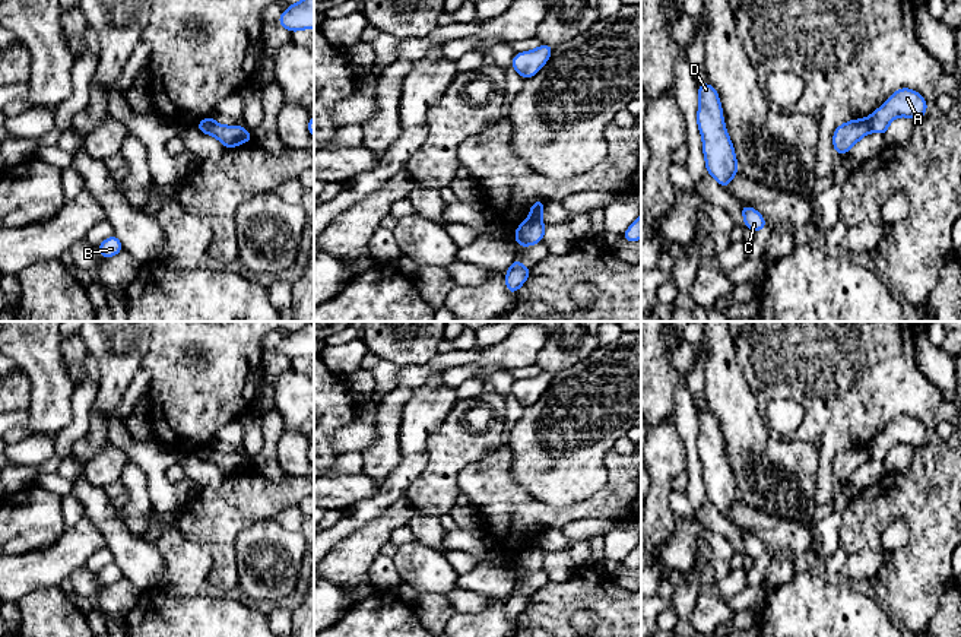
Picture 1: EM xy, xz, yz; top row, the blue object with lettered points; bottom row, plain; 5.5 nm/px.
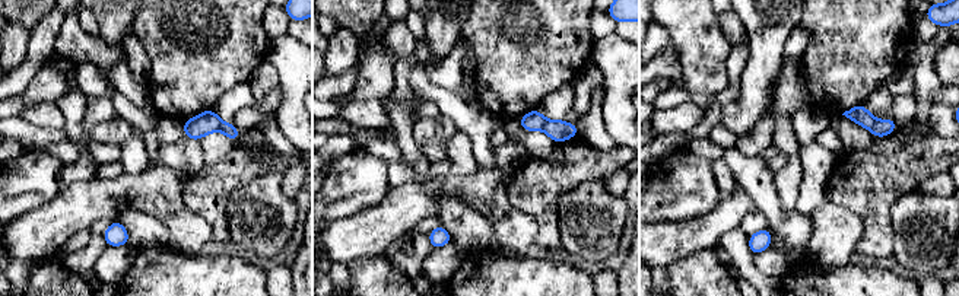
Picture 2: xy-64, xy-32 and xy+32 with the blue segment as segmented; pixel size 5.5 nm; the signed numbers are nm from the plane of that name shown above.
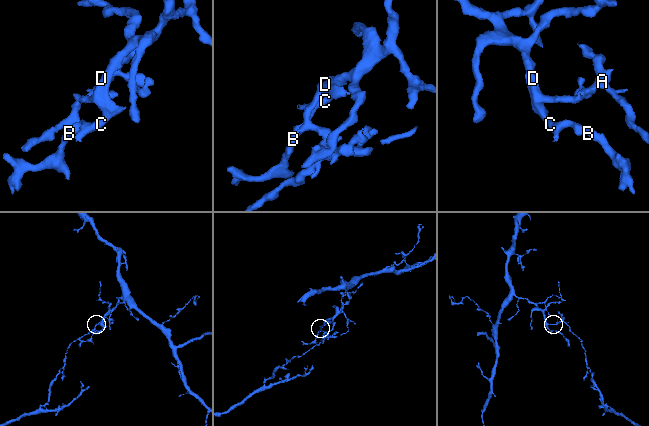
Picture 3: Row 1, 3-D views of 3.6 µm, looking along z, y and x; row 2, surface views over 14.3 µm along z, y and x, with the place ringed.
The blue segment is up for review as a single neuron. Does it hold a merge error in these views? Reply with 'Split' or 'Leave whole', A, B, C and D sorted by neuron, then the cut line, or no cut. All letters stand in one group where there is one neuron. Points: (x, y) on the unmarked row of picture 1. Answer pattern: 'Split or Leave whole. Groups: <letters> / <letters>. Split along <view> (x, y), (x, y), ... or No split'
Split. Groups: A / B C D. Split along xy (200, 447), (212, 449), (212, 460)

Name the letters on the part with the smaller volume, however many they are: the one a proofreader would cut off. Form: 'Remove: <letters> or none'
Remove: A

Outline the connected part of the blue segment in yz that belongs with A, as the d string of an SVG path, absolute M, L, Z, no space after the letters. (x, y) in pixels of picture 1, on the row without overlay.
M897 416L875 440L866 447L869 457L879 462L888 460L889 450L903 443L913 447L923 446L927 440L927 428L914 416Z

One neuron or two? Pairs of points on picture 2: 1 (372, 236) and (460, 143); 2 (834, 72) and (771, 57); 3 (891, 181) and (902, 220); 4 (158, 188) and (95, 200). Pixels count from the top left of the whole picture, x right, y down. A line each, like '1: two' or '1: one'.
1: two
2: two
3: two
4: one

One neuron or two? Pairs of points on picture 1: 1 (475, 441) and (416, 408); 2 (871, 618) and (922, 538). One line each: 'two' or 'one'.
1: two
2: two

